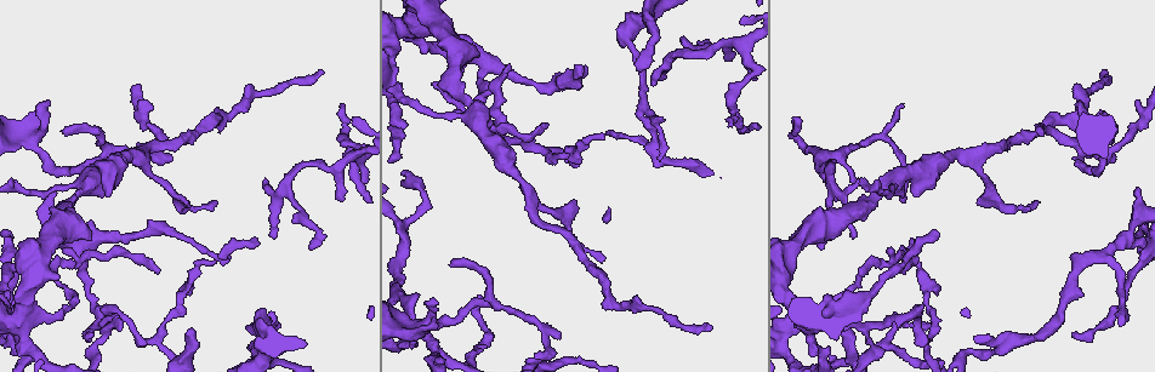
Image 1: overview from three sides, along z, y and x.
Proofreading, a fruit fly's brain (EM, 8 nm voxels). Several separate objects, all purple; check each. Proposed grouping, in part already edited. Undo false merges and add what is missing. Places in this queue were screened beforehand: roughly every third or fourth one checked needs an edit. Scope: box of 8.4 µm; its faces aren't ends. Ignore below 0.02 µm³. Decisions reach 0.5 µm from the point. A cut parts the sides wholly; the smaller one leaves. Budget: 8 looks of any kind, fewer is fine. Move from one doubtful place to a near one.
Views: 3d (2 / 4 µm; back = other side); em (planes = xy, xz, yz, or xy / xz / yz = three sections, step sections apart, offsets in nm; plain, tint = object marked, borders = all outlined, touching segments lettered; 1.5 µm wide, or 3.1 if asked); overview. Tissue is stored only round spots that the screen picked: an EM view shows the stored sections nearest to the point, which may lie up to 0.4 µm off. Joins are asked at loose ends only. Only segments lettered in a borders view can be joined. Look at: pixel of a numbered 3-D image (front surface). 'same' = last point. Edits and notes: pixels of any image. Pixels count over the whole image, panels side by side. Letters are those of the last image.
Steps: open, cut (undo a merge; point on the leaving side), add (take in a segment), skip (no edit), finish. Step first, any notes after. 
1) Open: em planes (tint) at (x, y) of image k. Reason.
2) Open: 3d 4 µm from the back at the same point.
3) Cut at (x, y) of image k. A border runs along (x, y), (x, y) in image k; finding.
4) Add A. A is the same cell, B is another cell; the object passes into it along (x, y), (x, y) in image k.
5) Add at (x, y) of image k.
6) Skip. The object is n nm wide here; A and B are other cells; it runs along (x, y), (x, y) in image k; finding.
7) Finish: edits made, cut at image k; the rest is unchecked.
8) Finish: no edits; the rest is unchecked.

Open: em yz step 4 (tint) at (257, 238) of image 1. Free end.

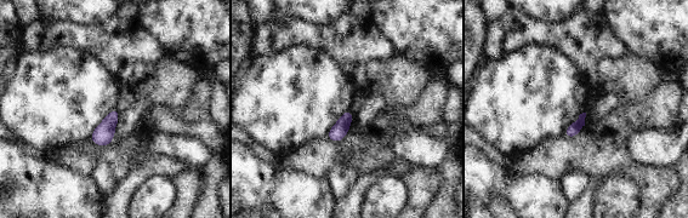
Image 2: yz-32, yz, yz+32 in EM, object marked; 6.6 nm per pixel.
Open: em planes (borders) at the same point.

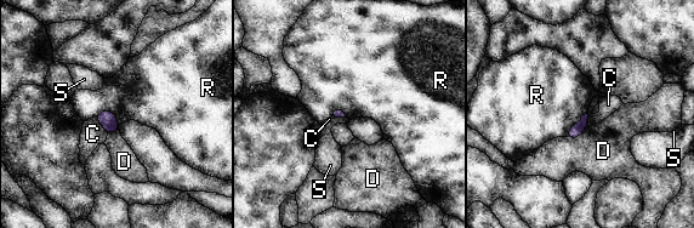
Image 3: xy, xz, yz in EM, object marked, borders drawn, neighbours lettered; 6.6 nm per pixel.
Skip. The longest contact is with R, 170 nm; C, D, R and S are other cells; a border runs along (95, 115), (111, 110), (118, 125) in image 3; no lettered segment goes on from it.

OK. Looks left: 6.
Open: 3d 2 µm at (344, 106) of image 1. Branch stops here.

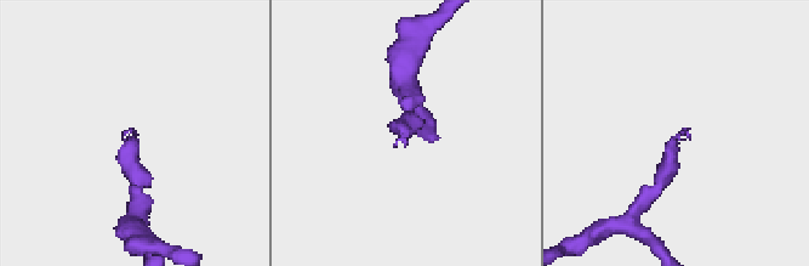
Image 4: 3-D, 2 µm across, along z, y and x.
Open: em planes (borders) at (404, 144) of image 4. Now the EM.

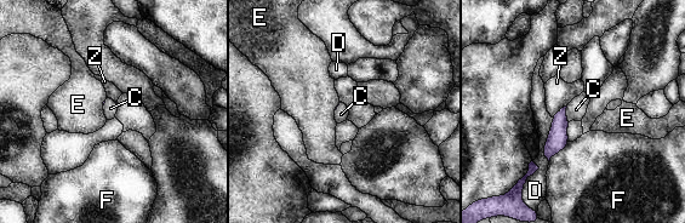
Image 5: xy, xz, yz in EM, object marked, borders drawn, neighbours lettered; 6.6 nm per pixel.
Add C. The longest contact is with D, 300 nm; C is the same cell, D, E, F and Z are other cells; the object passes into it along (558, 139), (565, 114), (576, 109) in image 5; the neuron continues.

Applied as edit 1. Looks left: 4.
Open: overview. See it whole again.

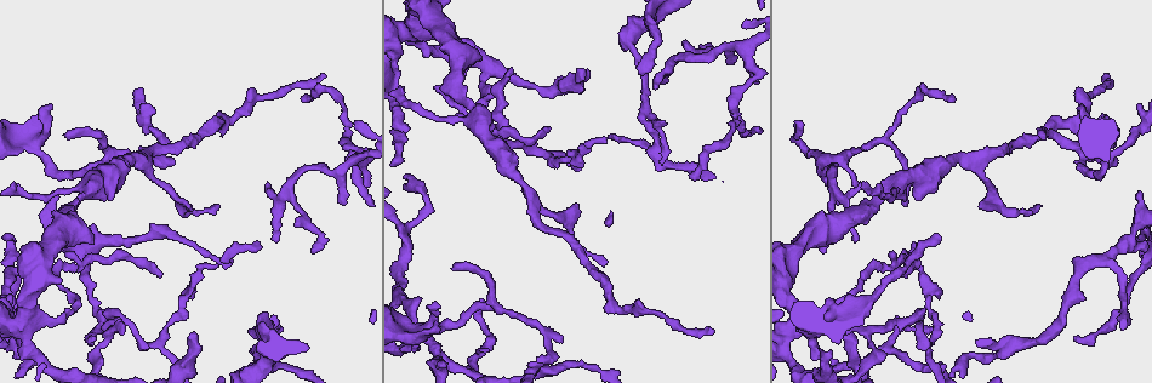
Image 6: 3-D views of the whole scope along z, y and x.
Open: em planes (tint) at (437, 356) of image 6. Three arms meet.

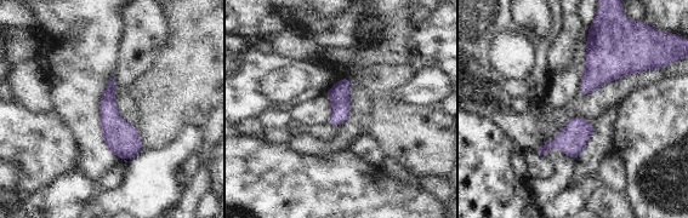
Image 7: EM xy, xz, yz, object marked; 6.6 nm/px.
Open: em planes (borders) at the same point.

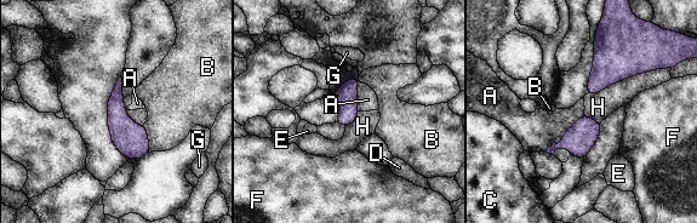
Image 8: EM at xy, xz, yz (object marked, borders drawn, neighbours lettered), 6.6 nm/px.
Skip. The object is 130 nm wide here; A, B, C, D, E, F, G and H are other cells; a border runs along (660, 68), (627, 76), (587, 95) in image 8; one neuron here.

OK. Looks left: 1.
Finish: edits made, add at image 5; the rest is unchecked.

